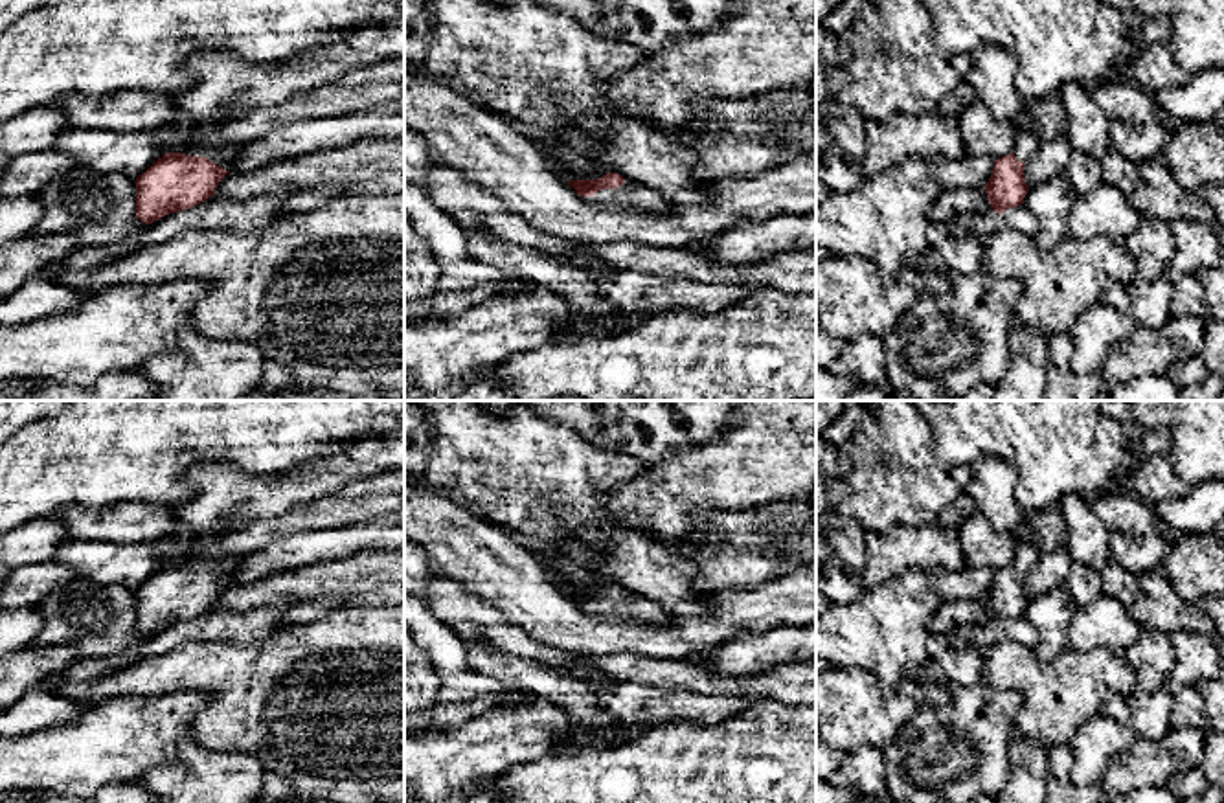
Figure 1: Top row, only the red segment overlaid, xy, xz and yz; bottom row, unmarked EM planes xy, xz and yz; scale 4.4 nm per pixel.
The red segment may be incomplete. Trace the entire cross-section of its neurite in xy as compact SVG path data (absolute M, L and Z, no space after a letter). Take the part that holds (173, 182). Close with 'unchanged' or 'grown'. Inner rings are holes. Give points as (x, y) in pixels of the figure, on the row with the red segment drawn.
M243 145L197 147L165 153L136 178L136 215L142 222L189 209L215 195Z | grown

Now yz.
M1020 121L1014 151L994 160L994 169L985 186L985 193L992 211L998 215L1024 204L1024 198L1029 191L1024 176L1024 167L1026 162L1035 156L1040 143L1042 140L1029 127L1029 123Z | grown

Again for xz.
M606 173L595 180L572 180L568 184L584 200L603 206L616 206L643 213L674 213L678 209L674 202L669 202L641 184L627 182L618 173Z | grown

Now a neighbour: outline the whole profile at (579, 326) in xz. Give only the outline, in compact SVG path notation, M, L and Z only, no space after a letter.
M573 316L562 325L561 336L603 336L610 334L610 331L599 327L592 318L588 316Z

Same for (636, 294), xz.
M621 270L614 277L597 277L595 283L599 294L630 322L671 311L715 314L755 292L735 285L662 279L634 270Z

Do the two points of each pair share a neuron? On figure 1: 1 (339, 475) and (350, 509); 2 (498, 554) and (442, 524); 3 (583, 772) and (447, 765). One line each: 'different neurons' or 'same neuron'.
1: different neurons
2: same neuron
3: different neurons

